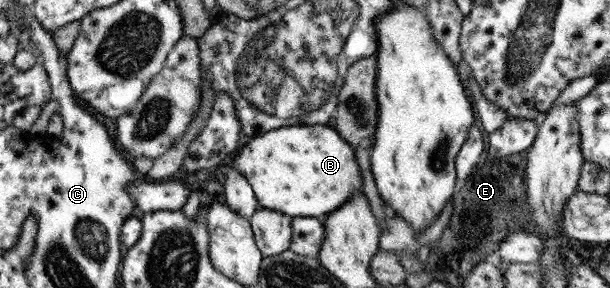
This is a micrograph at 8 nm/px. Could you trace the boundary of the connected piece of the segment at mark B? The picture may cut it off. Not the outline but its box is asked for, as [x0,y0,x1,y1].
[232,125,364,219]

